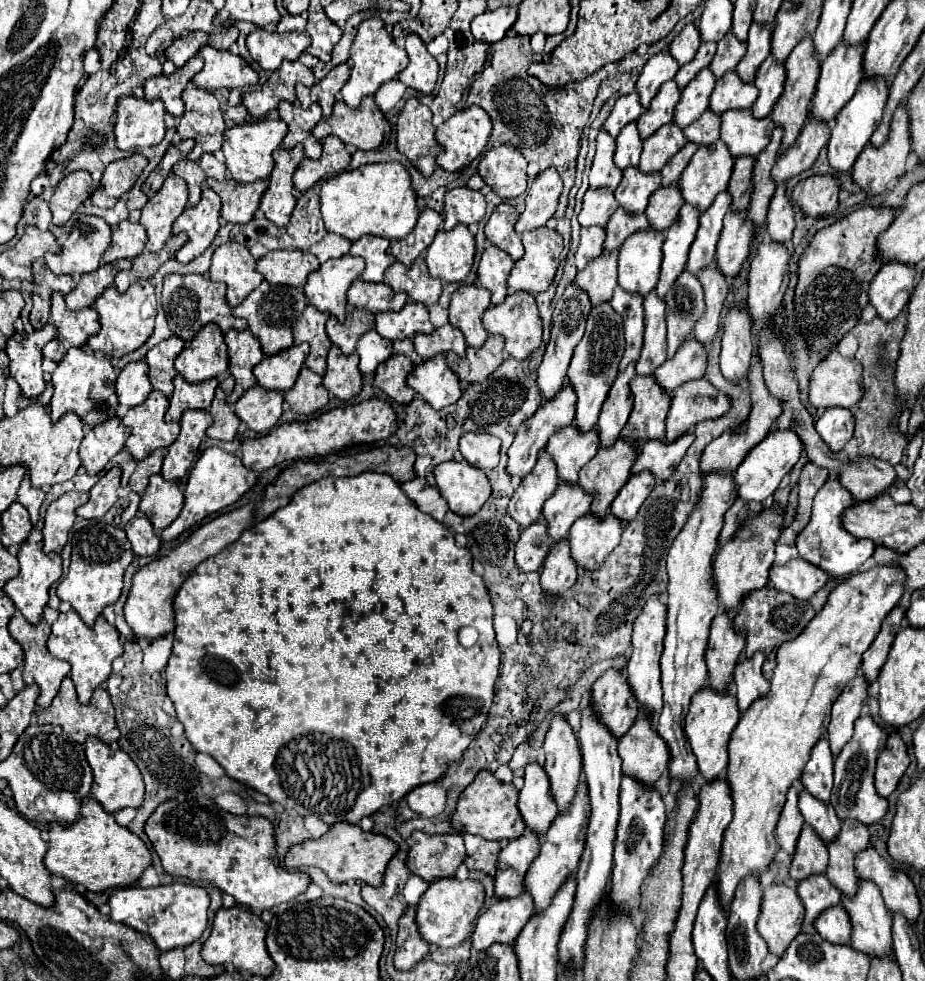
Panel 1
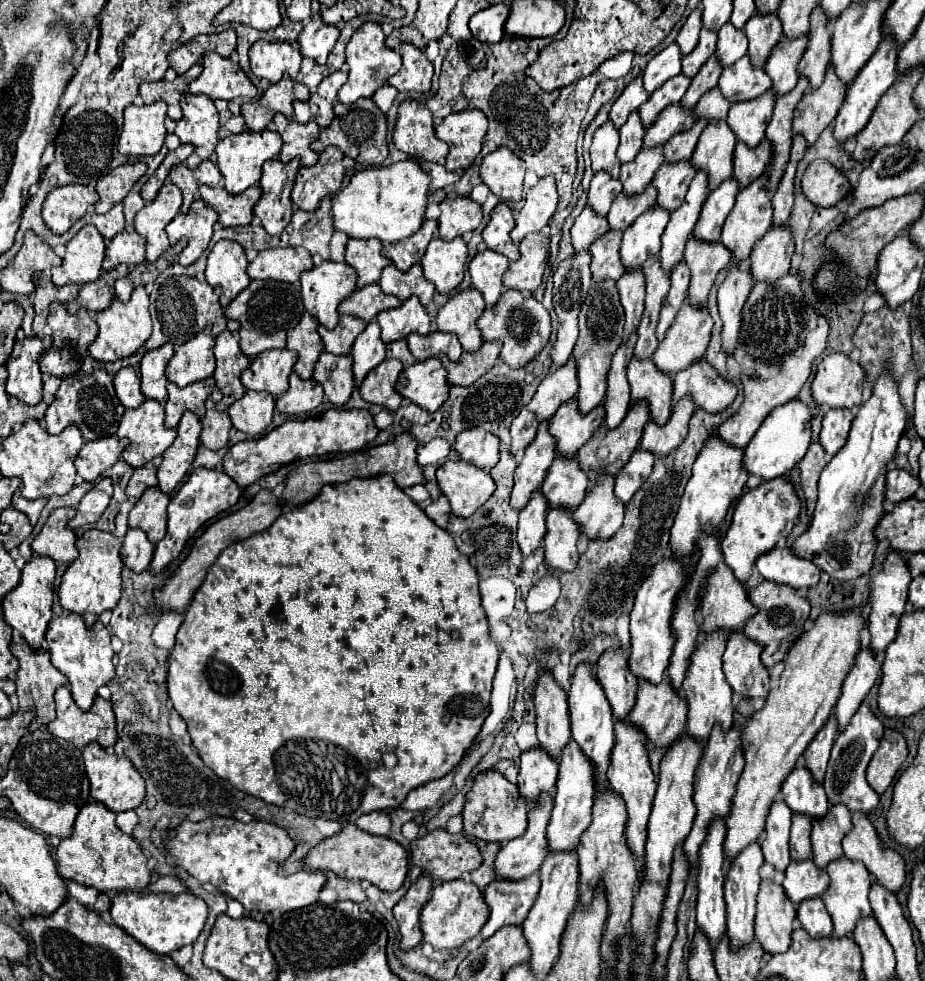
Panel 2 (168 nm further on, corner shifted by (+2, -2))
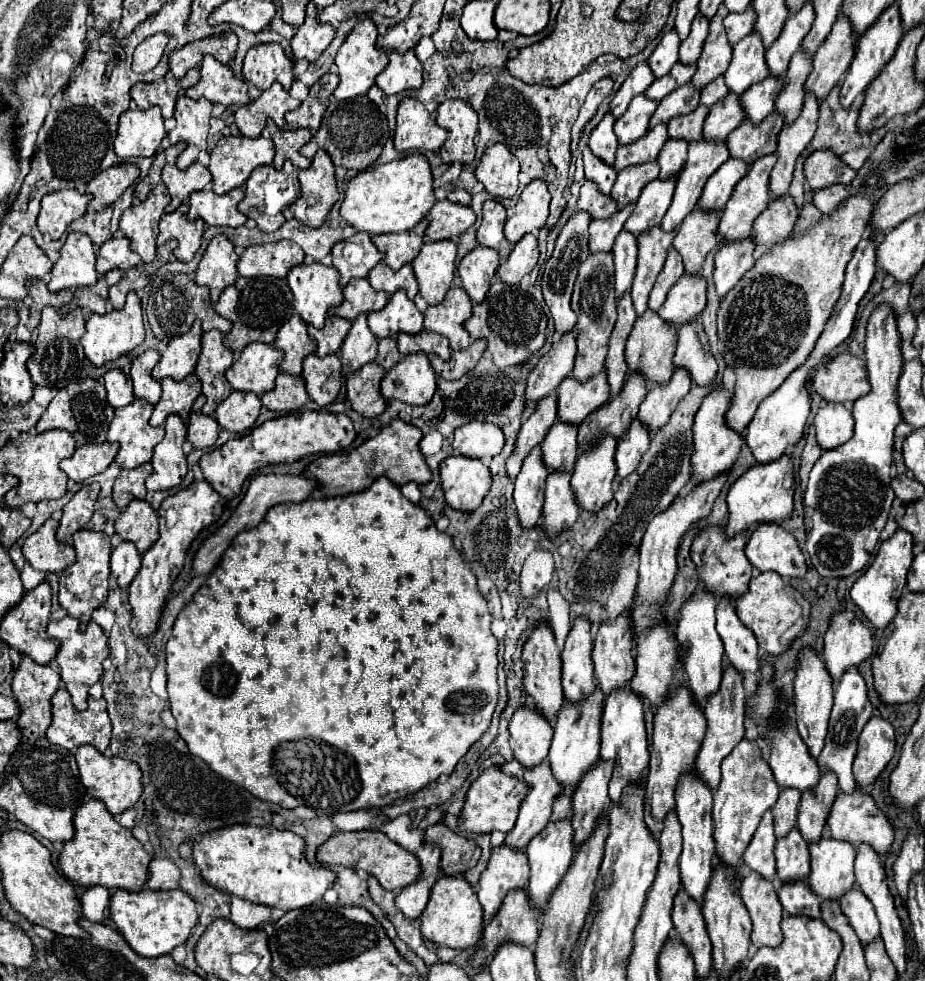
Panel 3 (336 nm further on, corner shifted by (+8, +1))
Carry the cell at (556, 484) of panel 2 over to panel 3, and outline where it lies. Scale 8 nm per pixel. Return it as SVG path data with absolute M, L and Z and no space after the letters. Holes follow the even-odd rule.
M555 422L553 430L549 430L545 442L541 444L543 462L549 472L573 472L577 462L577 430L573 426L561 426Z

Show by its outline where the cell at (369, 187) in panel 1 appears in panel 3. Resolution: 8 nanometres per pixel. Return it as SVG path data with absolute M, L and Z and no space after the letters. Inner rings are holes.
M415 152L401 160L393 160L355 174L347 182L345 200L339 212L349 226L375 236L385 232L405 232L417 226L417 222L431 210L433 204L435 196L429 162L421 152Z

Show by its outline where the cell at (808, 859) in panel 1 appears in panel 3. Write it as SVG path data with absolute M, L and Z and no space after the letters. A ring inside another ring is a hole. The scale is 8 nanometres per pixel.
M781 790L777 804L773 806L775 816L775 836L785 838L797 824L801 792L797 790Z

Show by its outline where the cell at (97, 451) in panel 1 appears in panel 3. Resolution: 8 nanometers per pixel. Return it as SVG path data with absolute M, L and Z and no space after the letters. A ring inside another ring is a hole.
M103 442L103 444L89 444L79 446L71 458L65 458L59 466L65 474L75 482L85 482L87 478L103 472L115 458L119 444Z

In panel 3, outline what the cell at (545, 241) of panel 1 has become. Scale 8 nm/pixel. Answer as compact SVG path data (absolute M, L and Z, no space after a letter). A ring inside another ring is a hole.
M525 234L525 238L521 238L515 244L509 258L499 266L497 278L509 286L515 286L521 282L525 274L529 274L535 268L537 260L539 260L537 238L533 234Z

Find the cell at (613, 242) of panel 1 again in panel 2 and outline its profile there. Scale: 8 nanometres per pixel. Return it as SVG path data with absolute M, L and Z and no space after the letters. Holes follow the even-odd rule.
M647 185L647 193L639 193L639 197L625 197L625 193L619 193L615 197L611 211L607 215L611 229L627 229L643 211L651 209L655 205L655 187Z

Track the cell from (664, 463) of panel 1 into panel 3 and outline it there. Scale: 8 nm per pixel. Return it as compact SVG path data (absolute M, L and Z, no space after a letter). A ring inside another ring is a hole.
M681 368L675 370L667 386L651 384L649 394L645 396L645 402L641 404L639 414L637 414L639 422L643 422L649 432L663 428L669 422L681 398L685 398L689 390L691 390L691 378L687 370L681 370Z

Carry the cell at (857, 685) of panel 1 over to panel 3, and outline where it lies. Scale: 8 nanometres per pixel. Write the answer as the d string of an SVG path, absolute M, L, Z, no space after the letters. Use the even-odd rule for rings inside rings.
M837 612L825 634L825 666L837 684L849 668L859 668L873 652L871 630L863 626L853 612Z

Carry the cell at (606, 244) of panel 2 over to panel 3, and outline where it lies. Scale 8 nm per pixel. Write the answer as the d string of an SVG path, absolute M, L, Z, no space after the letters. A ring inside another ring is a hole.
M625 206L625 210L619 210L613 214L613 218L607 220L593 220L589 226L589 252L611 252L617 234L623 230L625 220L631 216L633 206Z

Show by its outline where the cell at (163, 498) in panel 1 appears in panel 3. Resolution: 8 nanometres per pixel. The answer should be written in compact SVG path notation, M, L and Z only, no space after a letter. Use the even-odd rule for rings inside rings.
M133 498L125 512L115 520L115 532L129 542L135 542L137 550L147 552L159 538L159 522L157 512L149 502Z

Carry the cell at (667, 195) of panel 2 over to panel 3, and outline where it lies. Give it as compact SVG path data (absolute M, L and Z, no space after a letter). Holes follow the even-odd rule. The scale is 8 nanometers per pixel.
M667 140L663 150L657 156L657 164L661 168L659 178L661 180L675 178L681 172L681 168L685 166L685 158L687 158L687 142Z

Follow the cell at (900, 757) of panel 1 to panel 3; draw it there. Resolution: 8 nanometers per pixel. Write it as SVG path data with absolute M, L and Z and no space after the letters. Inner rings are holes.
M871 718L861 732L853 776L859 786L873 784L895 754L895 730L883 718Z

